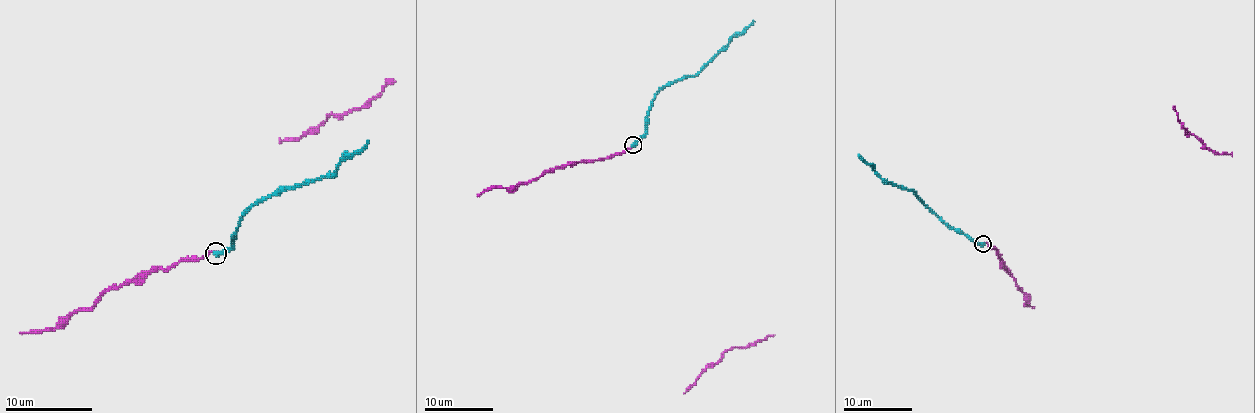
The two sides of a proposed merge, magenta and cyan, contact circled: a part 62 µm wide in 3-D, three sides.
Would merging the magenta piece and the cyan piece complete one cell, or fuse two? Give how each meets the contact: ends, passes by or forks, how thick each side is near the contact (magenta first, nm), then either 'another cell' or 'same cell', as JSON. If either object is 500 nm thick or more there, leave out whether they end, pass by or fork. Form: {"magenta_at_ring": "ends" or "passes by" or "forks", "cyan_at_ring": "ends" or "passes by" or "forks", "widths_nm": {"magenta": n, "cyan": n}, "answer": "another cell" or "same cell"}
{"magenta_at_ring": "ends", "cyan_at_ring": "ends", "widths_nm": {"magenta": 190, "cyan": 340}, "answer": "same cell"}

